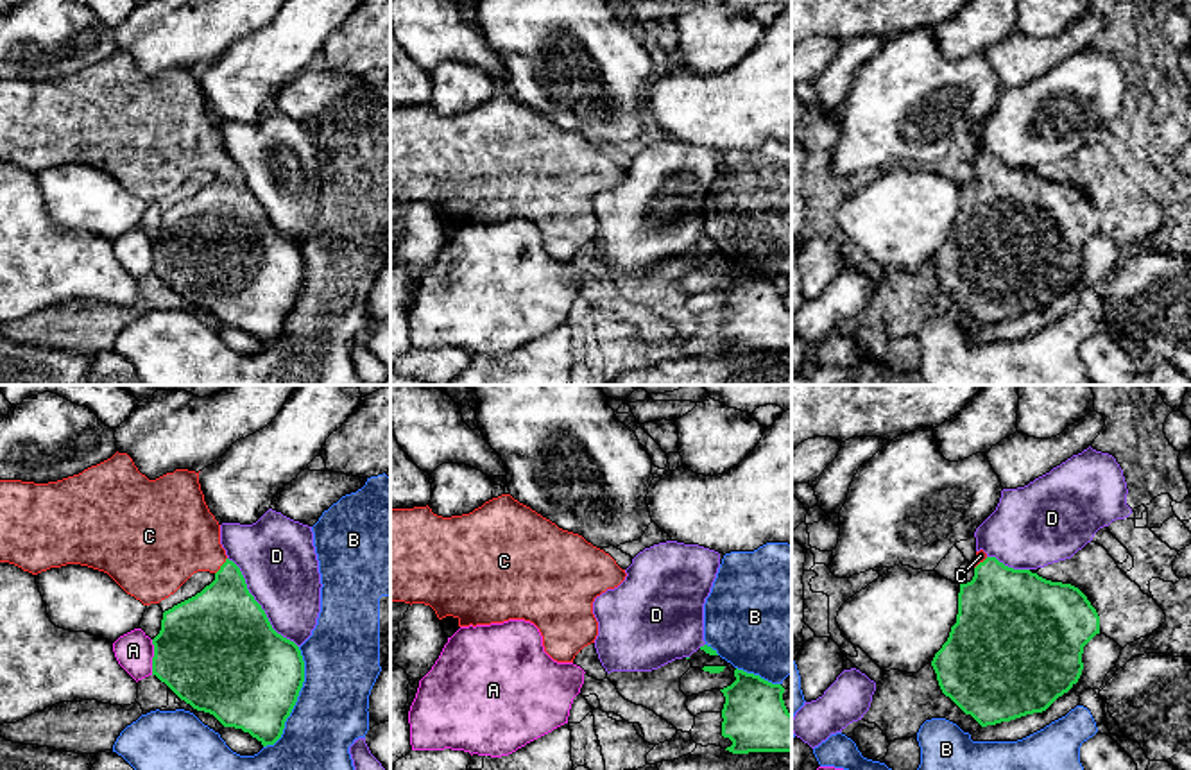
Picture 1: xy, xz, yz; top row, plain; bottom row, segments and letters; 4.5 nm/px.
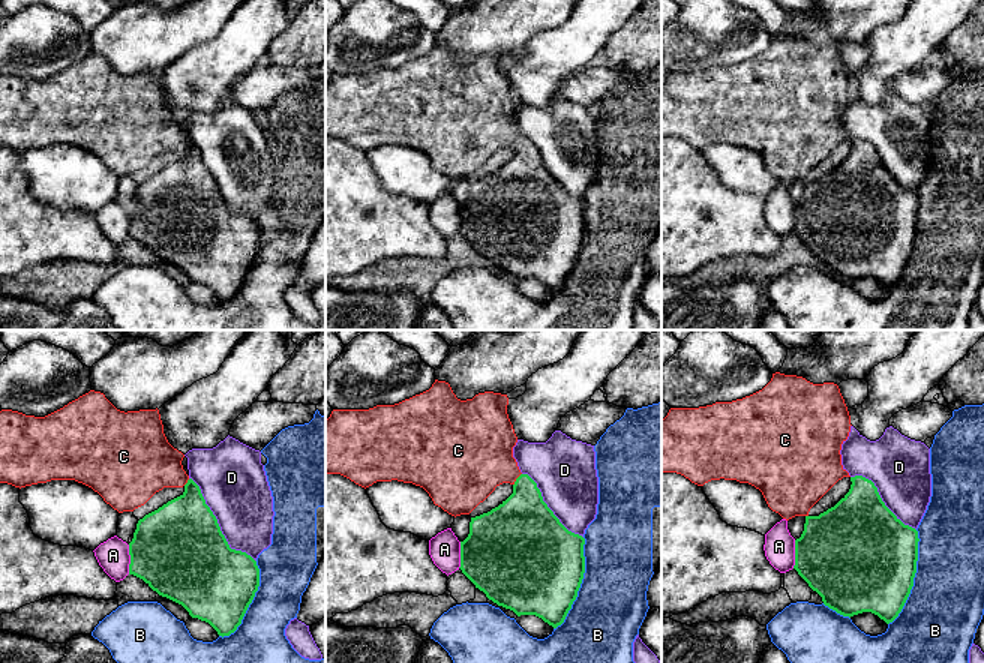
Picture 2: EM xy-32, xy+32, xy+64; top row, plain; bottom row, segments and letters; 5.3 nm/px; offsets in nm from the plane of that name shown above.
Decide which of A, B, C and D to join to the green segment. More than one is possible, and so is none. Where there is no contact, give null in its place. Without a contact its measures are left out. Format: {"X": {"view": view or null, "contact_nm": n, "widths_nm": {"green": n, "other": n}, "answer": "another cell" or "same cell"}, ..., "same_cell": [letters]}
{"A": {"view": "xy", "contact_nm": 160, "widths_nm": {"green": 480, "other": 170}, "answer": "another cell"}, "B": {"view": "xy", "contact_nm": 480, "widths_nm": {"green": 480, "other": 320}, "answer": "another cell"}, "C": {"view": "xy", "contact_nm": 90, "widths_nm": {"green": 340, "other": 380}, "answer": "same cell"}, "D": {"view": "xy", "contact_nm": 500, "widths_nm": {"green": 480, "other": 340}, "answer": "another cell"}, "same_cell": ["C"]}

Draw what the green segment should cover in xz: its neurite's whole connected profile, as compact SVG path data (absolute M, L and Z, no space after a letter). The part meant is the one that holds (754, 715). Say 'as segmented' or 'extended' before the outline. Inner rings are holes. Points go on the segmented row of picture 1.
as segmented; M738 668L734 677L731 686L720 689L725 697L722 736L733 741L725 750L792 752L792 714L783 700L784 688Z

